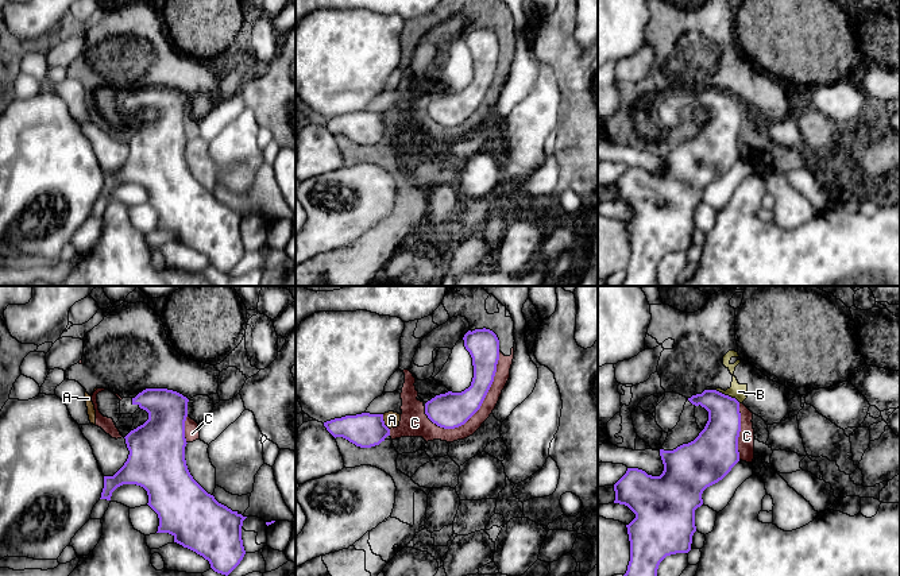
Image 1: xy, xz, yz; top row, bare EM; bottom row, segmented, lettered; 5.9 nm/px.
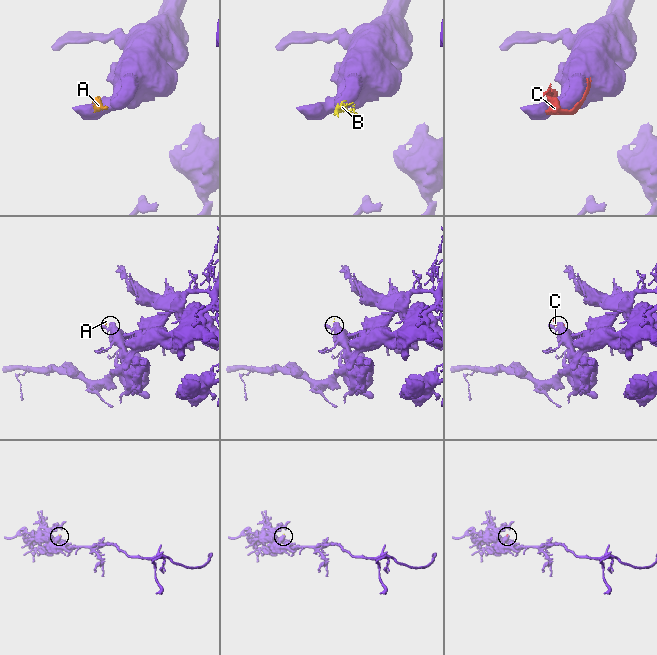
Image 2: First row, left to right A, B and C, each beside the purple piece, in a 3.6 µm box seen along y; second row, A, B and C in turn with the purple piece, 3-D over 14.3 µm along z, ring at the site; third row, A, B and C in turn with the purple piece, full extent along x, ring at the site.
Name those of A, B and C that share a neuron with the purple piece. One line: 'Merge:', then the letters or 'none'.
Merge: none

